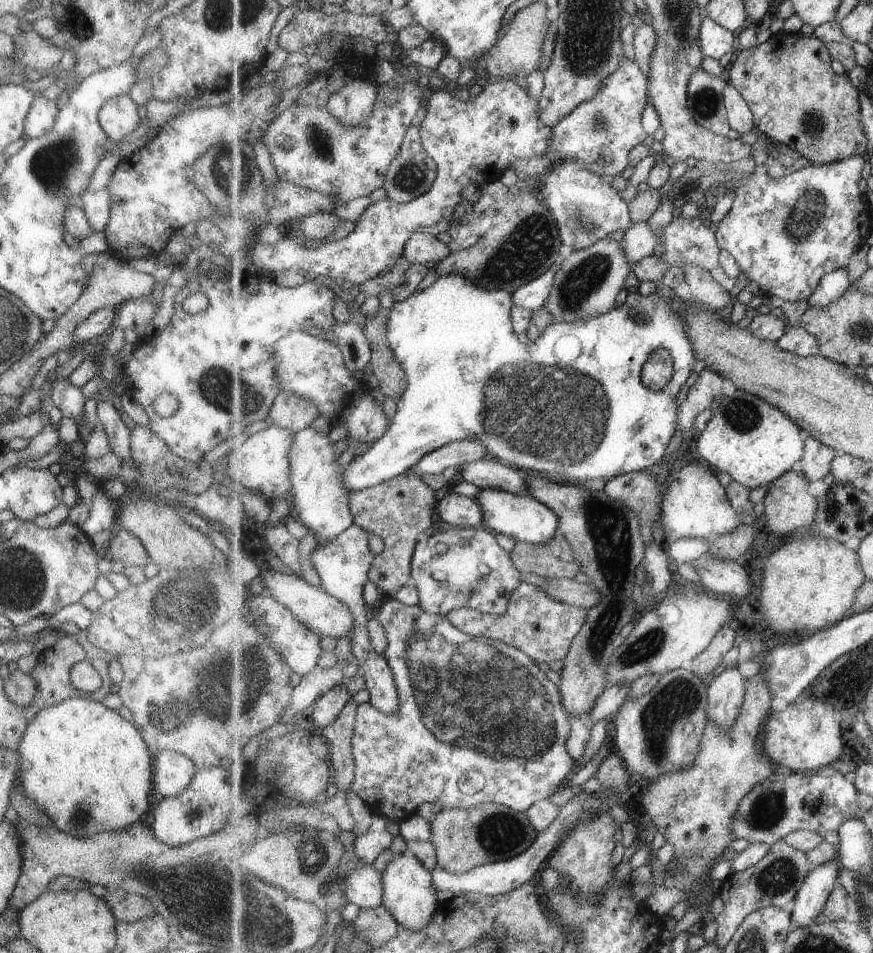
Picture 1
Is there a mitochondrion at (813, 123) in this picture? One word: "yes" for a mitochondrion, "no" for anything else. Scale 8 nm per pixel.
yes

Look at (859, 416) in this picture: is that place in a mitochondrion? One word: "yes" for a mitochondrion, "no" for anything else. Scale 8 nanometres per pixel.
no

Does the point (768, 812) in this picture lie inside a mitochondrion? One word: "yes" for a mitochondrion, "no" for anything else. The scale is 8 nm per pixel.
yes

